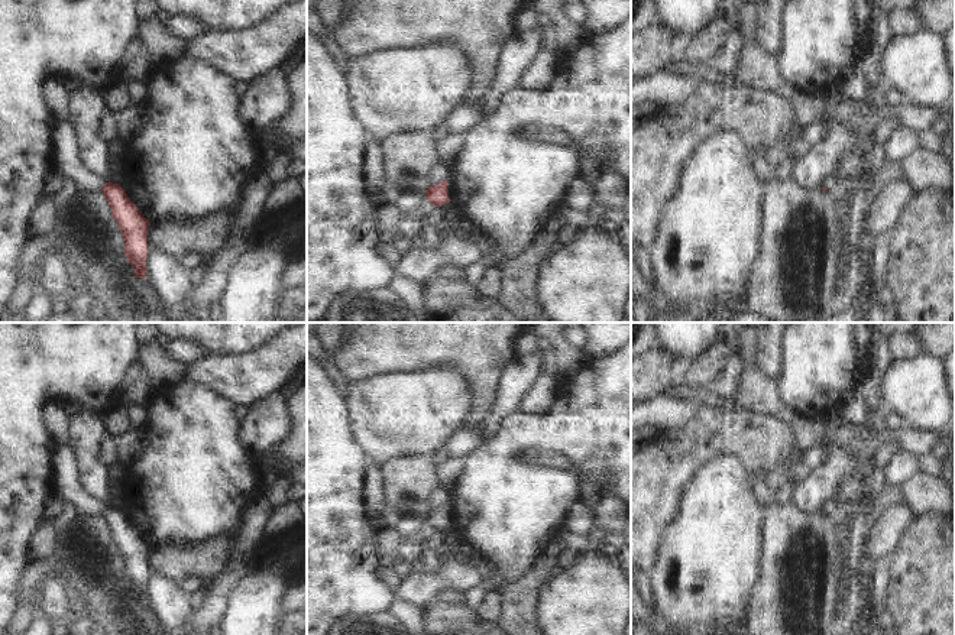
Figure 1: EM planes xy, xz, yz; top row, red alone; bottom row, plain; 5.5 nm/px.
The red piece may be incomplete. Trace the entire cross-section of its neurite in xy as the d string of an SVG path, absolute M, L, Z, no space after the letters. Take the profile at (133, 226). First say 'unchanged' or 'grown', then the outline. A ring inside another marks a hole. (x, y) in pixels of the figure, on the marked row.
grown; M65 117L58 124L58 148L55 149L54 161L56 172L64 179L69 179L80 195L101 192L106 197L113 218L123 234L124 255L135 269L133 275L146 279L148 229L150 221L142 216L119 184L110 181L104 184L82 166L75 132Z

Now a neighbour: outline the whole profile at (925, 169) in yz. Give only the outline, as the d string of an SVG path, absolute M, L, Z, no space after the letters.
M919 148L901 161L901 165L913 191L926 188L951 191L955 184L955 172L942 153Z

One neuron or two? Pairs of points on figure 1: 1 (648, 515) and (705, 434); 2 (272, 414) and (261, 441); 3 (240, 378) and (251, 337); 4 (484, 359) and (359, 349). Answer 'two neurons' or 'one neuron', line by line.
1: one neuron
2: one neuron
3: two neurons
4: one neuron

